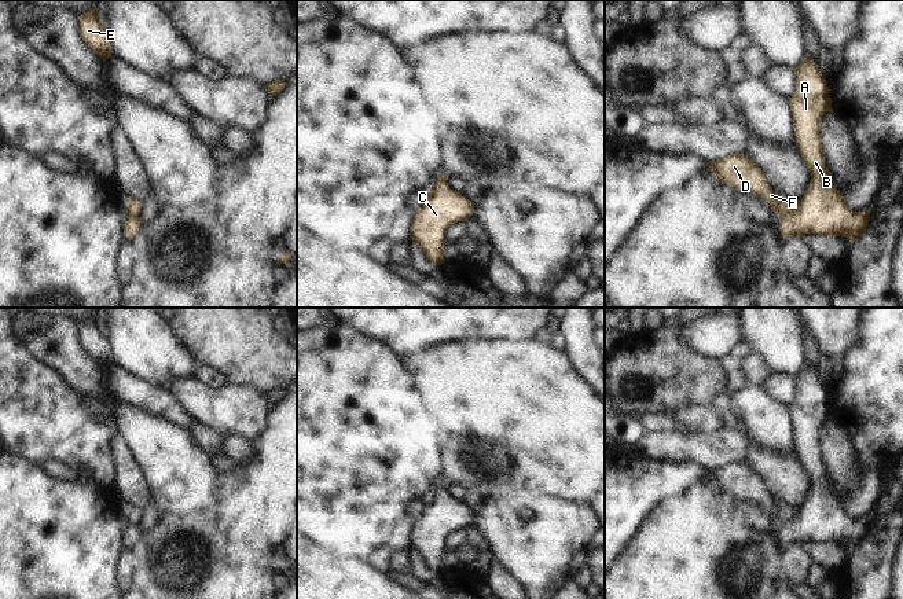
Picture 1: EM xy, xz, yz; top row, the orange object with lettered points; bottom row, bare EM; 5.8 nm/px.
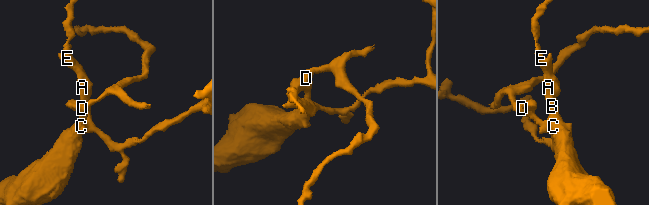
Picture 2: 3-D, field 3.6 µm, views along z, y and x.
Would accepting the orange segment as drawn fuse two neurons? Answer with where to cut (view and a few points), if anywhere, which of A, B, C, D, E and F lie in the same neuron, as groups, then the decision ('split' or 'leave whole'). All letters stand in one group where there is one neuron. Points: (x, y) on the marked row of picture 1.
yz (792, 205), (792, 209), (784, 217) | A B C E / D F | split

